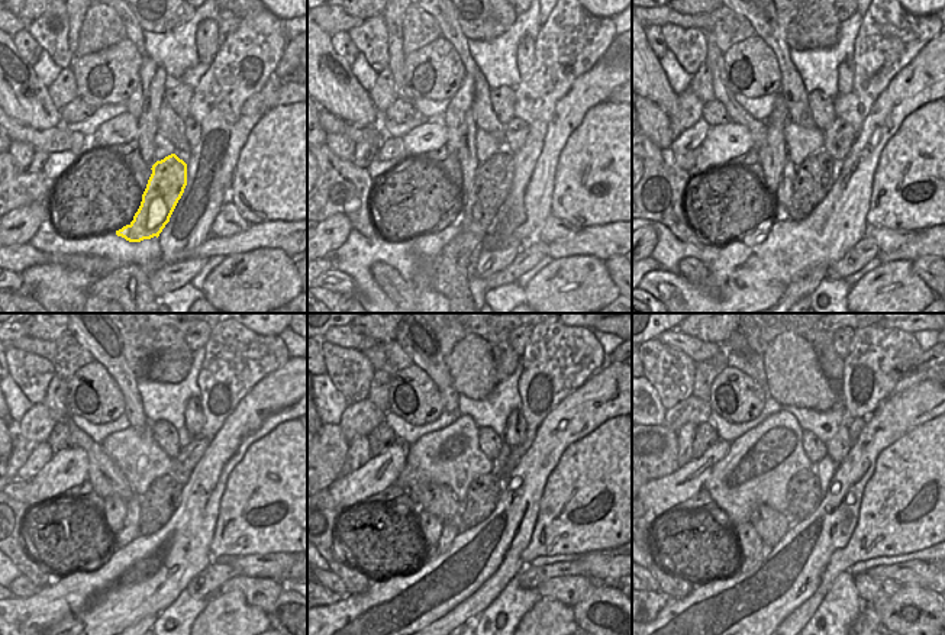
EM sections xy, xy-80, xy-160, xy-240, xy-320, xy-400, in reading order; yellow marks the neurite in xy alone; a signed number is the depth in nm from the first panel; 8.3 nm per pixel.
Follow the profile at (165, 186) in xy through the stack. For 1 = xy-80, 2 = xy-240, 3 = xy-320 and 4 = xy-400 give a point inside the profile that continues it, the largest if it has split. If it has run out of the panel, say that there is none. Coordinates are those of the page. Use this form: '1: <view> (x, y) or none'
1: xy-80 (493, 179)
2: xy-240 (160, 502)
3: xy-320 (484, 492)
4: xy-400 (803, 490)

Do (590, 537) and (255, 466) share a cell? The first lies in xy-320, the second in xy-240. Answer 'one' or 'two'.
one

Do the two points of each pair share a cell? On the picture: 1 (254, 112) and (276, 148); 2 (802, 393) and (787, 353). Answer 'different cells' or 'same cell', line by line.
1: different cells
2: same cell

